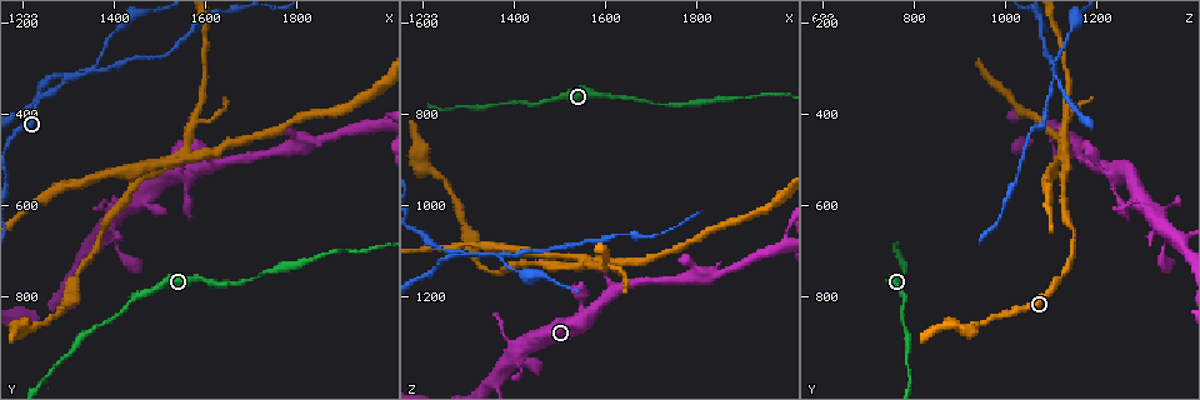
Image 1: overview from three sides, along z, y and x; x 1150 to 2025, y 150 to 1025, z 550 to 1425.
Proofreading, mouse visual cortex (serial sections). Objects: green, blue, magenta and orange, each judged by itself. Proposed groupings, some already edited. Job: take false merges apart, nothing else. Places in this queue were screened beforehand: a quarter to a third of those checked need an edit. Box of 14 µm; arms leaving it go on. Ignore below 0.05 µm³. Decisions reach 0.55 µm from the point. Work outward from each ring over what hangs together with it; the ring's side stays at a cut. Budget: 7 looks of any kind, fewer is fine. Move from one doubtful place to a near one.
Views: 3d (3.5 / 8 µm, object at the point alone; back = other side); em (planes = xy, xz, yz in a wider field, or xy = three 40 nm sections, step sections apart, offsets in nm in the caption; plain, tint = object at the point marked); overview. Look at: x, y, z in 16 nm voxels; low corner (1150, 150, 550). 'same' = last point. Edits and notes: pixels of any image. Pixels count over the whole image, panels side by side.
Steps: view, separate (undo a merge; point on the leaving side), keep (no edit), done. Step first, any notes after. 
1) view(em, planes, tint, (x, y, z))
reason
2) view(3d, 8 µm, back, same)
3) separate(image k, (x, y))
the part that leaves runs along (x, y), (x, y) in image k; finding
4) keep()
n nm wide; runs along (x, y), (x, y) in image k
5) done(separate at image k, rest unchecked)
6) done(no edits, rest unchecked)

view(3d, 3.5 µm, (1470, 530, 1130))
branch point

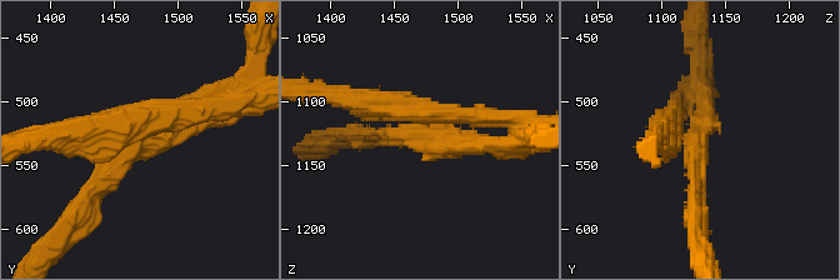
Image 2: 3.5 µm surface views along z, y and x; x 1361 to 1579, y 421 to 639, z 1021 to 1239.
view(em, xy, step 2, tint, (1470, 530, 1128))

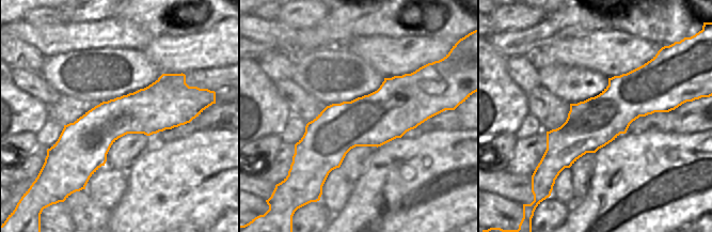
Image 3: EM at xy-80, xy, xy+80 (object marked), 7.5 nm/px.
separate(image 2, (385, 110))
a second cell is stuck on

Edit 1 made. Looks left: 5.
view(em, xy, step 5, tint, (1580, 405, 1130))
arms part here

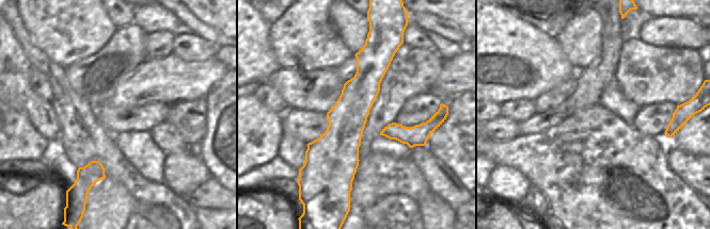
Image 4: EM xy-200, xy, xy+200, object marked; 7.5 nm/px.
view(3d, 3.5 µm, same)
see where the arms go

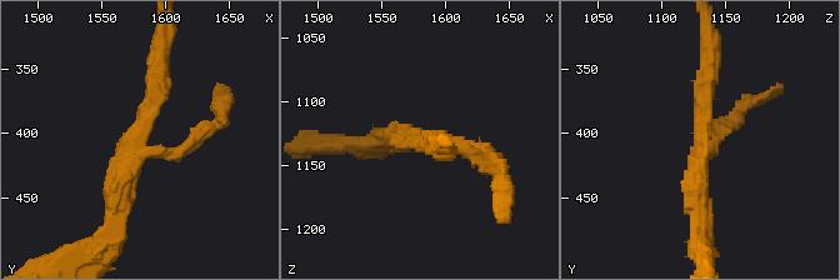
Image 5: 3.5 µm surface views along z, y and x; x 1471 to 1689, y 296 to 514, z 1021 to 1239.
separate(image 5, (191, 141))
the part that leaves runs along (148, 153), (179, 153), (221, 123), (225, 103) in image 5; a second cell is stuck on

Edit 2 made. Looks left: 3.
view(3d, 8 µm, (1350, 300, 1110))

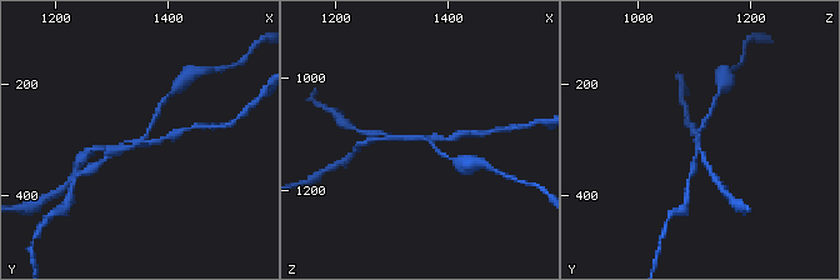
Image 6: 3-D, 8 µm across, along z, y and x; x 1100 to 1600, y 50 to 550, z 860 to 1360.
view(3d, 3.5 µm, (1350, 300, 1105))

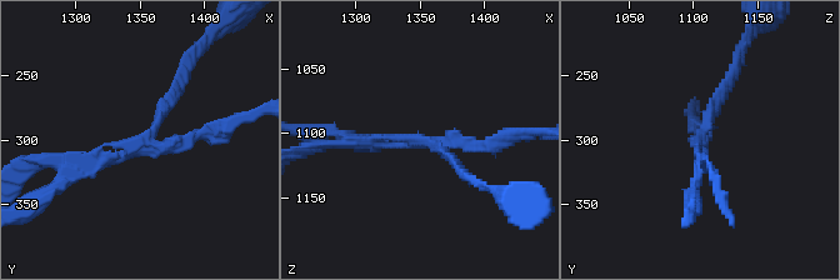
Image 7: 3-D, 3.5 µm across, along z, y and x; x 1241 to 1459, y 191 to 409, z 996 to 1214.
view(em, xy, step 5, tint, (1350, 300, 1104))
3 arms; arms of 150, 150, 150 nm; need the tissue

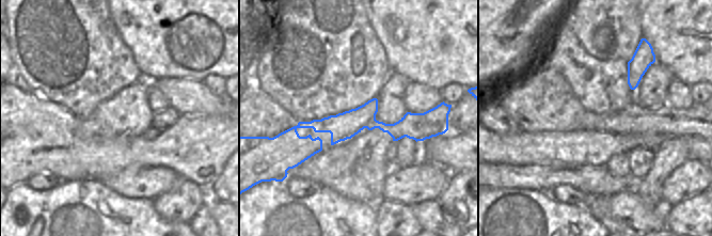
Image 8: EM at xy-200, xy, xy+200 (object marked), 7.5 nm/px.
separate(image 7, (198, 133))
two cells meet here

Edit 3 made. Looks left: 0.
done(separate at image 2, separate at image 5, separate at image 7, rest unchecked)

